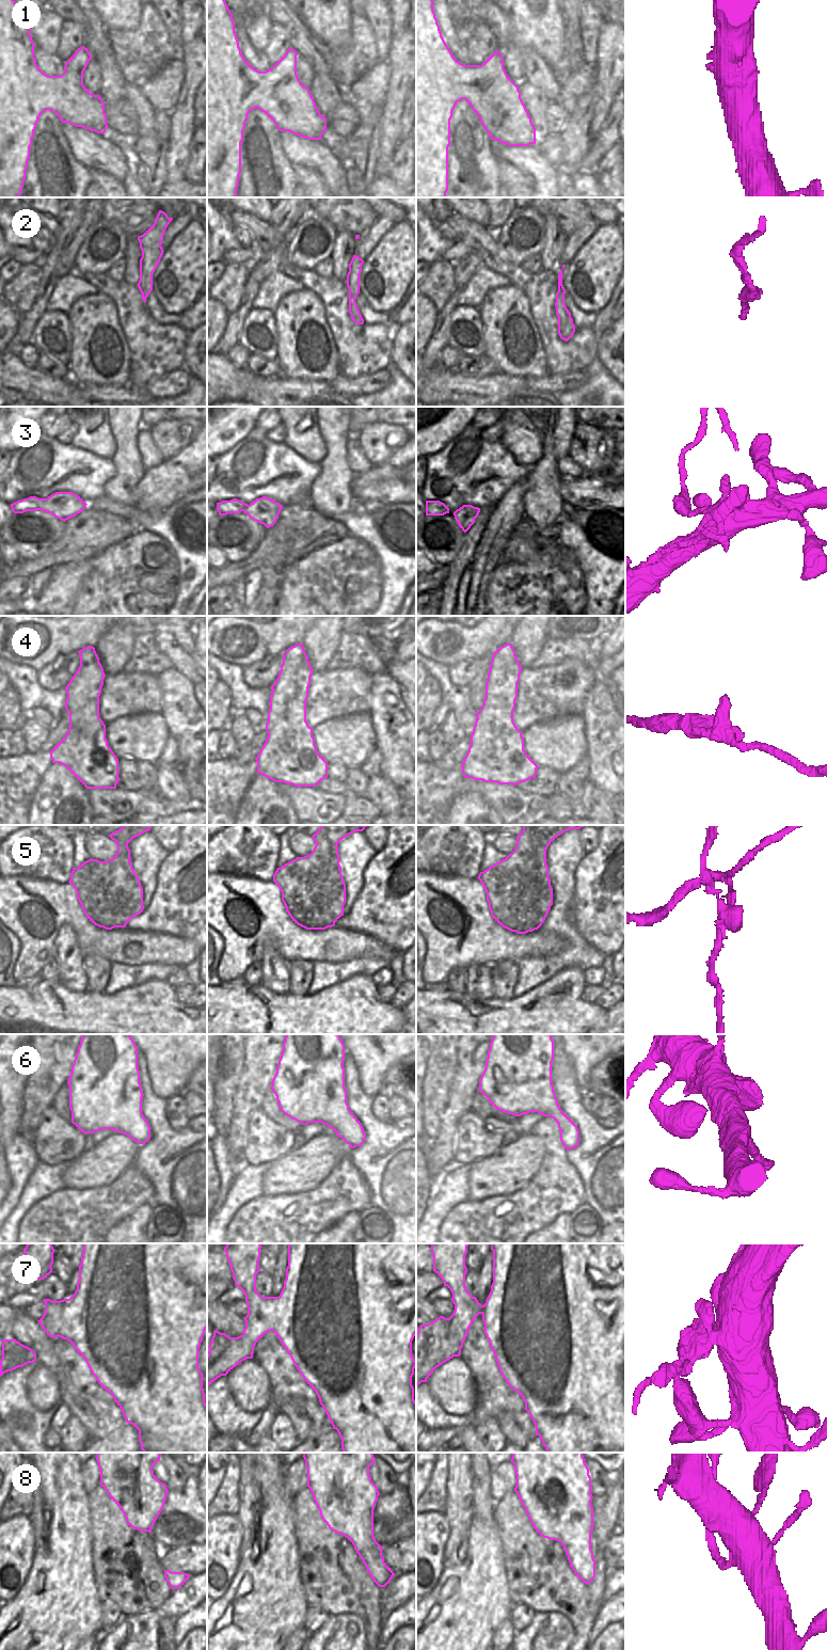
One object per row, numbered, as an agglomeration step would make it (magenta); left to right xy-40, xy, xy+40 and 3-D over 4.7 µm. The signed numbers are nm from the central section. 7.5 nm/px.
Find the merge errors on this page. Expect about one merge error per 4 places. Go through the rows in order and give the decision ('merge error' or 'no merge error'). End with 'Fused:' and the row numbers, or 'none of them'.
1: no merge error
2: no merge error
3: merge error
4: merge error
5: merge error
6: no merge error
7: merge error
8: no merge error
Fused: 3, 4, 5, 7

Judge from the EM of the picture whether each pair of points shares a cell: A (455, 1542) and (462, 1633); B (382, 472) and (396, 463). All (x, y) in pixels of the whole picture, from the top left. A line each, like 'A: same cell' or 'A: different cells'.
A: different cells
B: same cell

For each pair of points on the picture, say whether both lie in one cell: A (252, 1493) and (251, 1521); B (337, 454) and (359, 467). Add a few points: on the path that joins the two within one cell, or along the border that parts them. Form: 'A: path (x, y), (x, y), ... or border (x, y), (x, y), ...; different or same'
A: path (251, 1500), (251, 1514); same
B: border (347, 440), (347, 462), (354, 475); different

